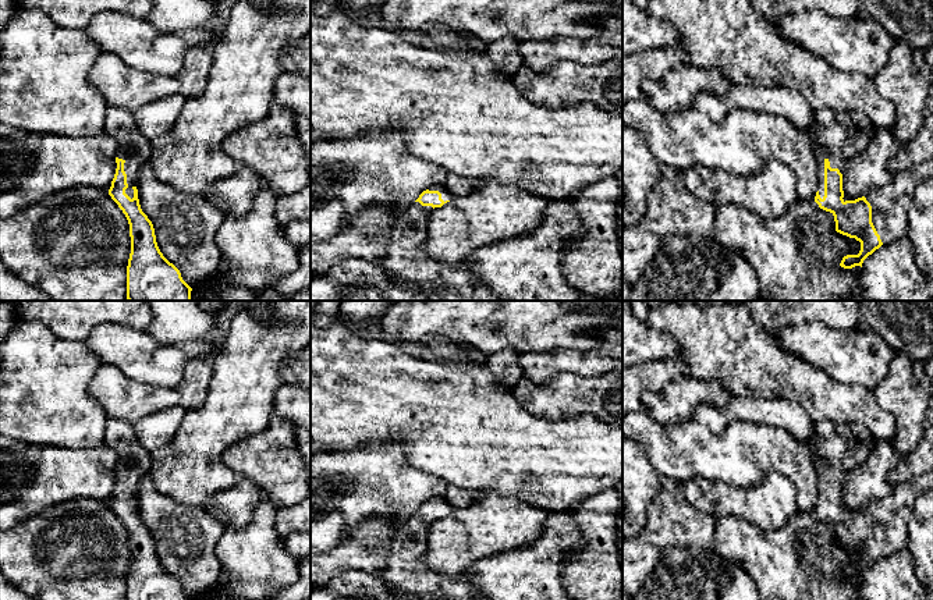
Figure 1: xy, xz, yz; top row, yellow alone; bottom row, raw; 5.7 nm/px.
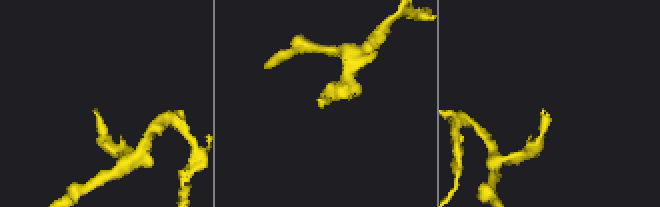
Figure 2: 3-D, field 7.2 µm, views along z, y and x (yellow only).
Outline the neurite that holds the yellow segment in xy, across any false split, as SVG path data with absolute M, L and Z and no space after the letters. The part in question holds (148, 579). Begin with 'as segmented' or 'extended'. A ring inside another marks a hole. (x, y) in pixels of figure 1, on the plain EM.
extended; M114 418L107 419L104 444L118 455L117 480L109 507L130 536L127 600L191 600L160 564L153 536L139 516L136 493L141 476L150 466L150 451L138 440L132 423Z

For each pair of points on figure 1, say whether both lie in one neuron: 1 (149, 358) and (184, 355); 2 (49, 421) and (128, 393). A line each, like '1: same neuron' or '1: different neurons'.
1: same neuron
2: different neurons

